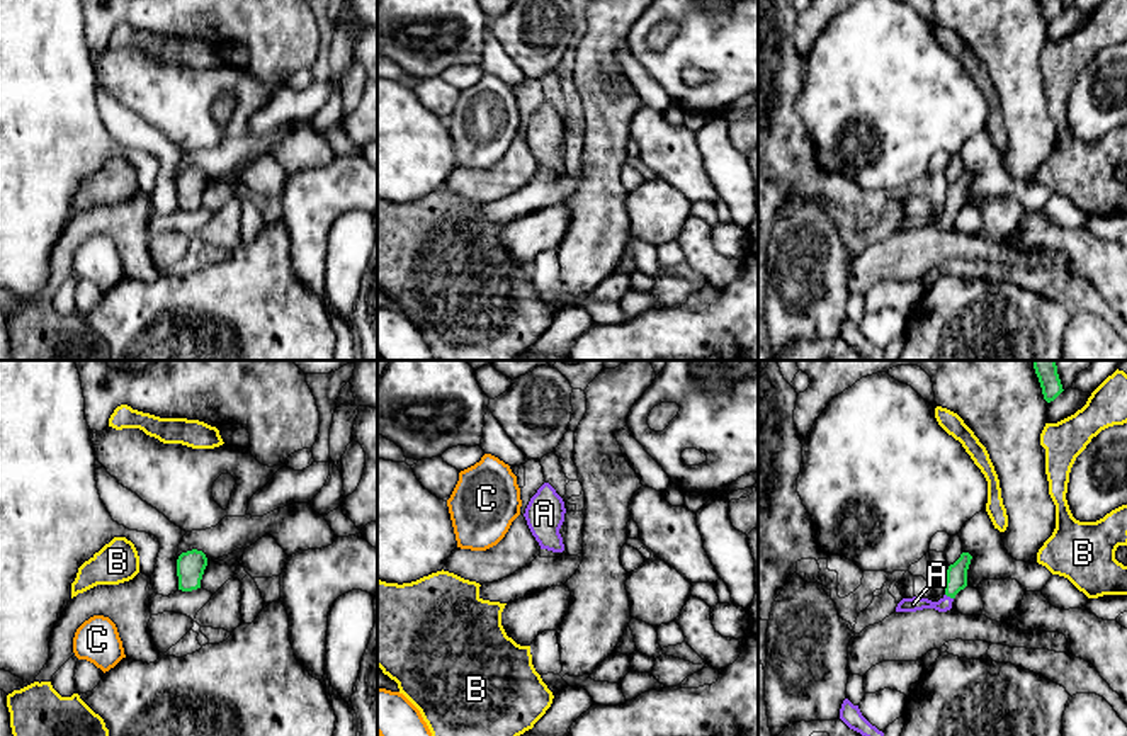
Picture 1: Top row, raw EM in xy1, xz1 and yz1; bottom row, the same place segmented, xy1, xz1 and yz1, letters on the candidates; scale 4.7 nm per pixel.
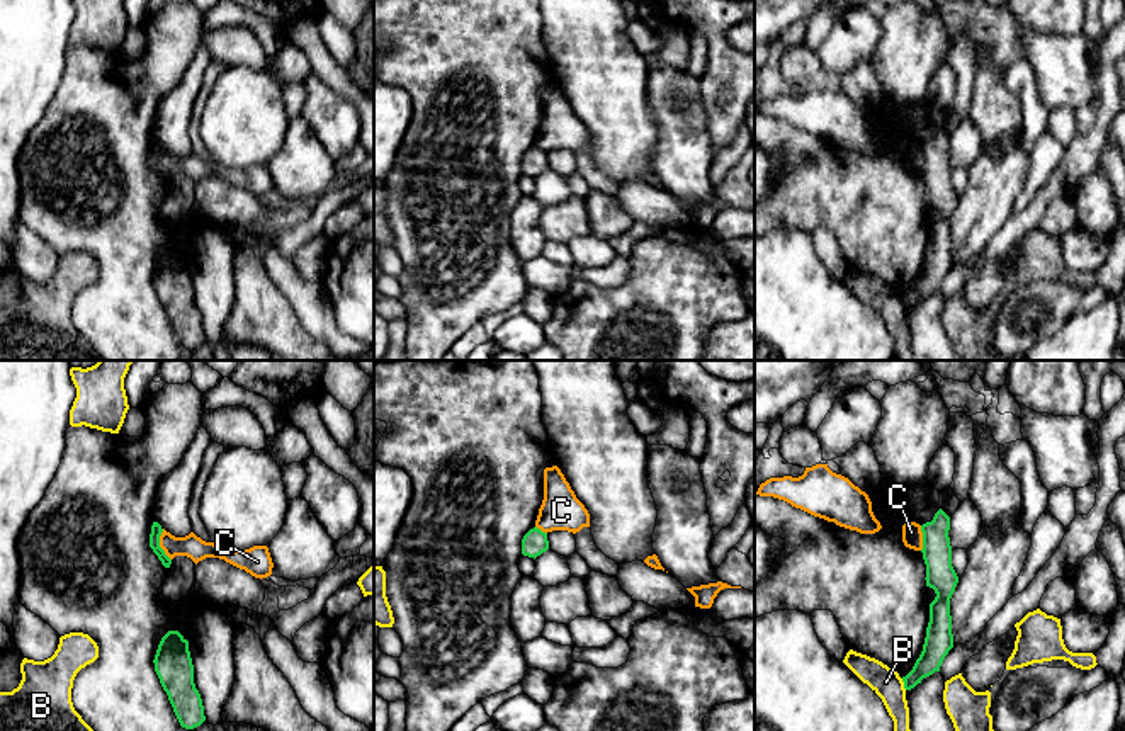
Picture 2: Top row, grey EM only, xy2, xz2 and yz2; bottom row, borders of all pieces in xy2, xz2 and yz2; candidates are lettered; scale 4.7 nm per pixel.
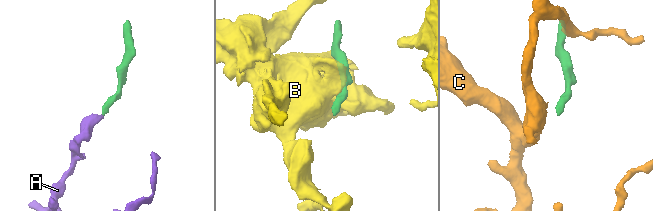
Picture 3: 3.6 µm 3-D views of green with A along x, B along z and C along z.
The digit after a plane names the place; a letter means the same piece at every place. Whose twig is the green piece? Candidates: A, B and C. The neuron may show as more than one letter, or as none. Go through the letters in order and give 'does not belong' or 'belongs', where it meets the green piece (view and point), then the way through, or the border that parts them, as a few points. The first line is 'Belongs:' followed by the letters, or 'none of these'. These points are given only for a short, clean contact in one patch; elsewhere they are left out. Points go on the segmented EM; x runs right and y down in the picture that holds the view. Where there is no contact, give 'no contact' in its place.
Belongs: A
A: belongs; contact yz1 (949, 595); way yz1 (957, 573), (949, 595), (940, 604), (913, 604)
B: does not belong; contact yz2 (904, 684); border yz2 (901, 679), (906, 689)
C: does not belong; contact xy2 (158, 544); border xy2 (162, 529), (160, 548), (170, 560)

